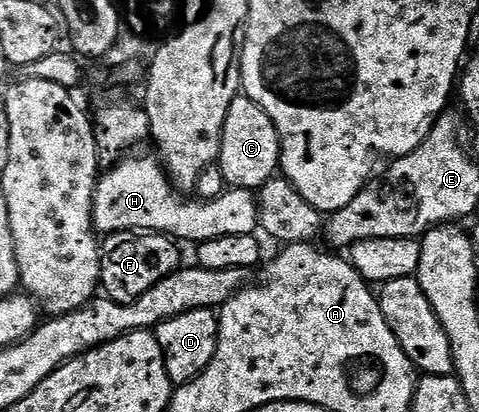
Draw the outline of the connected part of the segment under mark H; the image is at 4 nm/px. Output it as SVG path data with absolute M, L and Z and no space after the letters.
M129 155L123 161L115 162L109 168L112 170L108 174L105 172L96 182L96 191L92 195L92 223L97 234L147 231L163 233L180 243L185 243L184 241L199 243L210 239L222 239L226 235L253 235L261 228L259 203L253 190L232 187L222 196L209 201L203 199L180 201L181 194L172 184L163 164L155 156L152 156L153 158L136 156Z

